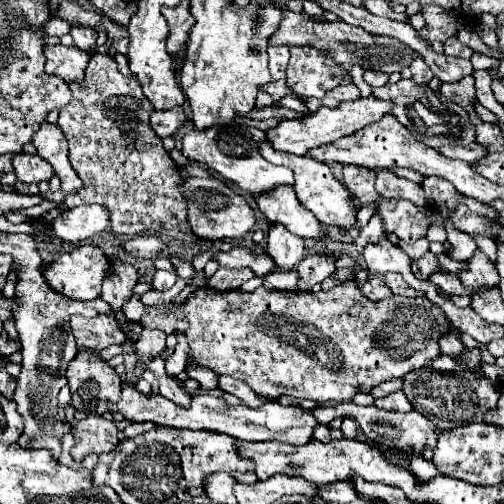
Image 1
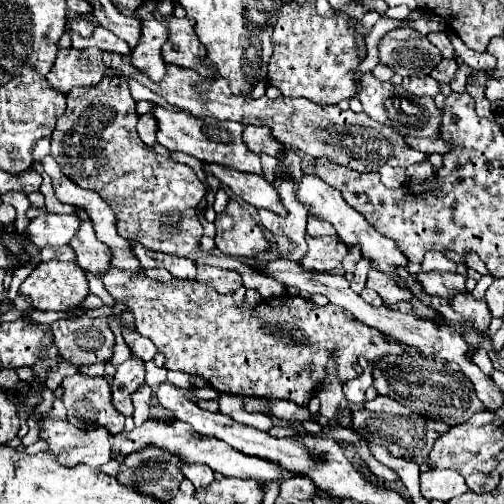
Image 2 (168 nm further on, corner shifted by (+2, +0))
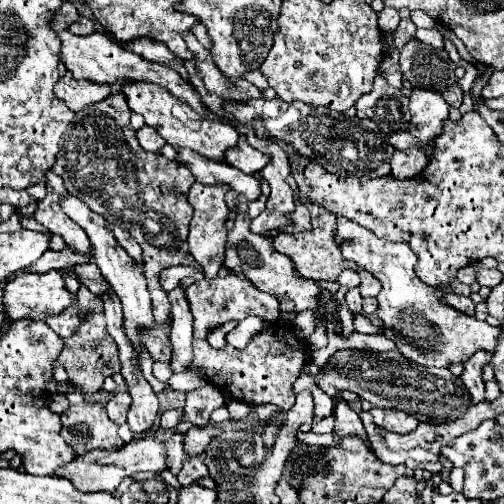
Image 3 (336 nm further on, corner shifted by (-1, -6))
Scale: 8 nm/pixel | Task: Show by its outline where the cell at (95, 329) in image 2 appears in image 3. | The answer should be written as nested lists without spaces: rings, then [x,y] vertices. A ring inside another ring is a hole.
[[[86,314],[76,332],[70,338],[64,338],[64,348],[58,356],[58,362],[66,368],[68,380],[78,386],[84,394],[94,394],[102,388],[104,378],[120,372],[120,360],[116,352],[116,342],[108,336],[104,328],[104,314]]]

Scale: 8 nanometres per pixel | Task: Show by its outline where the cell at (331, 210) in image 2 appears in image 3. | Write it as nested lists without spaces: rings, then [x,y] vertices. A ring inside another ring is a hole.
[[[338,218],[338,236],[342,246],[342,256],[350,262],[356,262],[360,268],[370,272],[382,284],[382,292],[378,294],[378,318],[382,320],[384,336],[390,338],[400,354],[420,366],[440,366],[450,368],[452,364],[464,364],[474,356],[474,352],[494,352],[496,338],[500,336],[500,328],[490,326],[488,322],[478,322],[472,316],[466,316],[450,306],[446,306],[440,296],[444,292],[440,288],[432,288],[424,284],[416,272],[416,256],[408,244],[388,242],[376,238],[366,228],[350,222],[348,218]]]

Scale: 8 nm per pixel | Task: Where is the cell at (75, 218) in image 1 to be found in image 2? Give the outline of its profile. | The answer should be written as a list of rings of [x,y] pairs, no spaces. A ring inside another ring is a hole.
[[[45,214],[29,222],[27,236],[39,248],[69,244],[77,234],[81,218],[77,214]]]

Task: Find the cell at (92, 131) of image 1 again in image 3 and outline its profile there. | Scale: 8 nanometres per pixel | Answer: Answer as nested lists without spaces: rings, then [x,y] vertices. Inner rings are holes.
[[[120,92],[110,94],[106,100],[100,104],[90,104],[84,108],[84,112],[76,114],[72,124],[66,128],[62,140],[60,140],[60,152],[56,156],[56,164],[52,170],[64,178],[64,184],[72,196],[80,198],[88,208],[100,216],[106,218],[106,222],[120,226],[122,230],[130,232],[130,236],[140,244],[142,248],[142,262],[144,262],[144,276],[148,280],[148,290],[152,296],[152,308],[154,308],[154,318],[156,322],[172,322],[172,312],[170,312],[170,300],[168,292],[162,290],[158,284],[160,270],[168,266],[178,266],[178,264],[188,264],[188,224],[192,218],[192,206],[186,200],[188,188],[194,184],[192,172],[174,160],[168,160],[160,154],[150,154],[140,148],[136,140],[136,132],[130,128],[130,108]]]

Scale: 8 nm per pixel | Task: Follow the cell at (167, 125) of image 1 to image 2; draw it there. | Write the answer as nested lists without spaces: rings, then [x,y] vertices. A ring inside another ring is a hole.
[[[147,112],[139,118],[139,124],[137,124],[137,132],[139,132],[139,138],[149,144],[149,146],[155,146],[157,144],[157,120],[153,118],[153,112]]]

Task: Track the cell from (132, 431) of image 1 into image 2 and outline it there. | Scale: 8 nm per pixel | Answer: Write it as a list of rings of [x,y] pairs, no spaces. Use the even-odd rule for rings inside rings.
[[[149,418],[143,426],[137,426],[135,430],[131,432],[119,432],[119,434],[113,434],[111,436],[111,450],[113,452],[119,452],[119,454],[131,454],[135,450],[141,450],[145,446],[159,446],[159,448],[165,448],[169,450],[171,454],[177,454],[183,462],[187,464],[205,464],[209,468],[213,468],[215,472],[221,472],[223,476],[235,476],[235,478],[253,478],[253,480],[273,480],[273,482],[285,482],[293,476],[299,476],[297,472],[291,472],[291,470],[285,470],[283,466],[277,466],[277,462],[273,460],[265,460],[265,458],[257,458],[257,456],[249,456],[249,454],[243,454],[235,448],[231,448],[229,444],[225,444],[223,440],[215,438],[215,436],[205,436],[205,434],[199,434],[197,430],[193,430],[191,424],[187,422],[181,422],[181,420],[173,420],[173,422],[163,422],[163,420],[155,420],[155,418]]]

